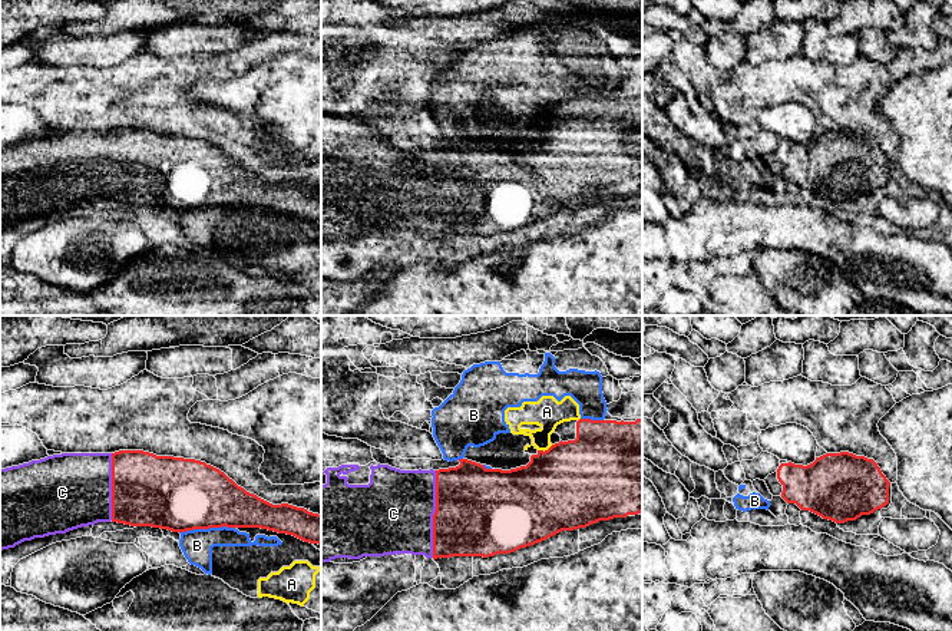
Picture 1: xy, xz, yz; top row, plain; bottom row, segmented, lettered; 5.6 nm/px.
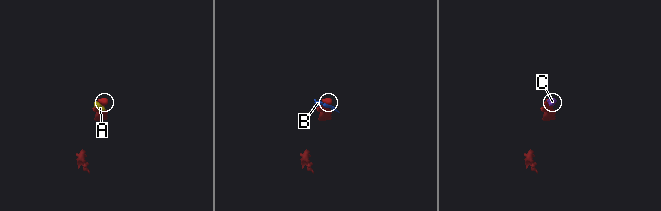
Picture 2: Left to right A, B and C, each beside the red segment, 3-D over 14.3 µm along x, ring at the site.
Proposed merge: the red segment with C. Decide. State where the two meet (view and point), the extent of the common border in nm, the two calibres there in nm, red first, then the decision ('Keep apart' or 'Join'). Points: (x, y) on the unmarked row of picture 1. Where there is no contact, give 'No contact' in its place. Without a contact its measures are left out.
Touches red at xz (435, 192). Shared border 480 nm. Thickness 500 nm (red) against 440 nm. Join

